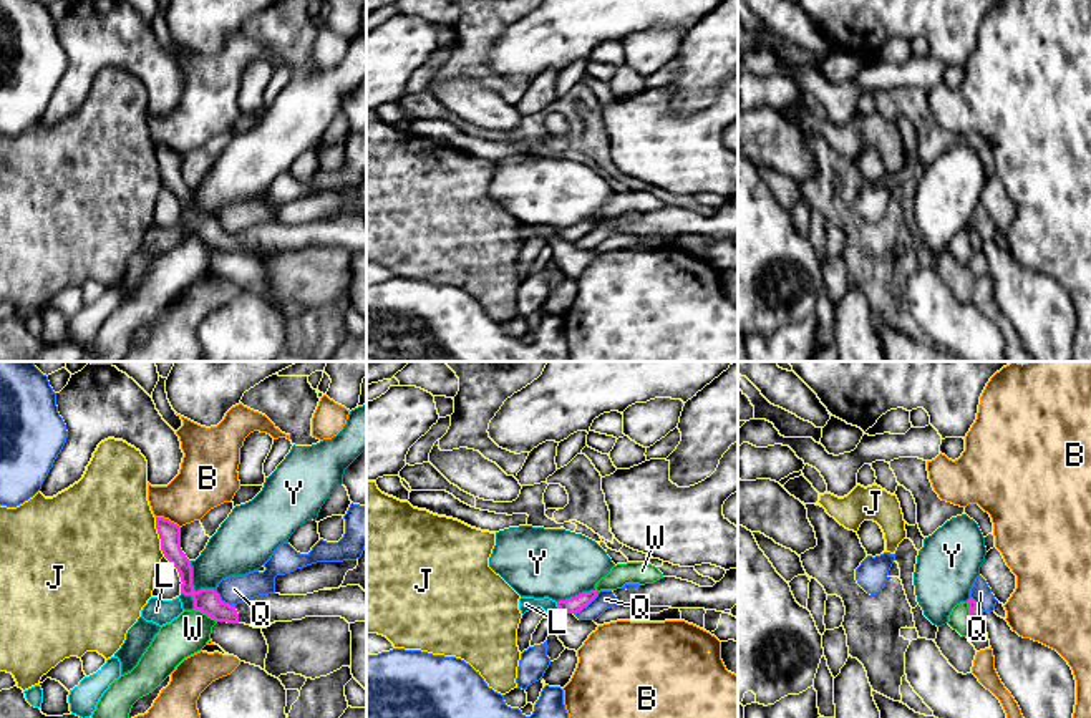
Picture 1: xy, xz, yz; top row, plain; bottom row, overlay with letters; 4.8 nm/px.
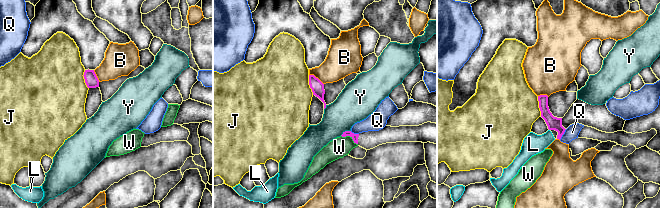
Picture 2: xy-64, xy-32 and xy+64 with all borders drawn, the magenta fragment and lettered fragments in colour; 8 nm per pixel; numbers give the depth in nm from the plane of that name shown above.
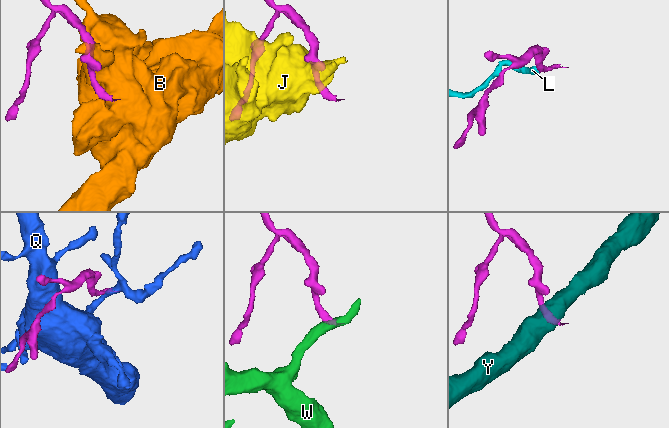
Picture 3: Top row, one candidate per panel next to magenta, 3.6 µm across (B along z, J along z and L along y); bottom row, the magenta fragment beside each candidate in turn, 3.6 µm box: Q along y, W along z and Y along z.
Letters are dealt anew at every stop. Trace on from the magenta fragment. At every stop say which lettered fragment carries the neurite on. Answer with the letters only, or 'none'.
none

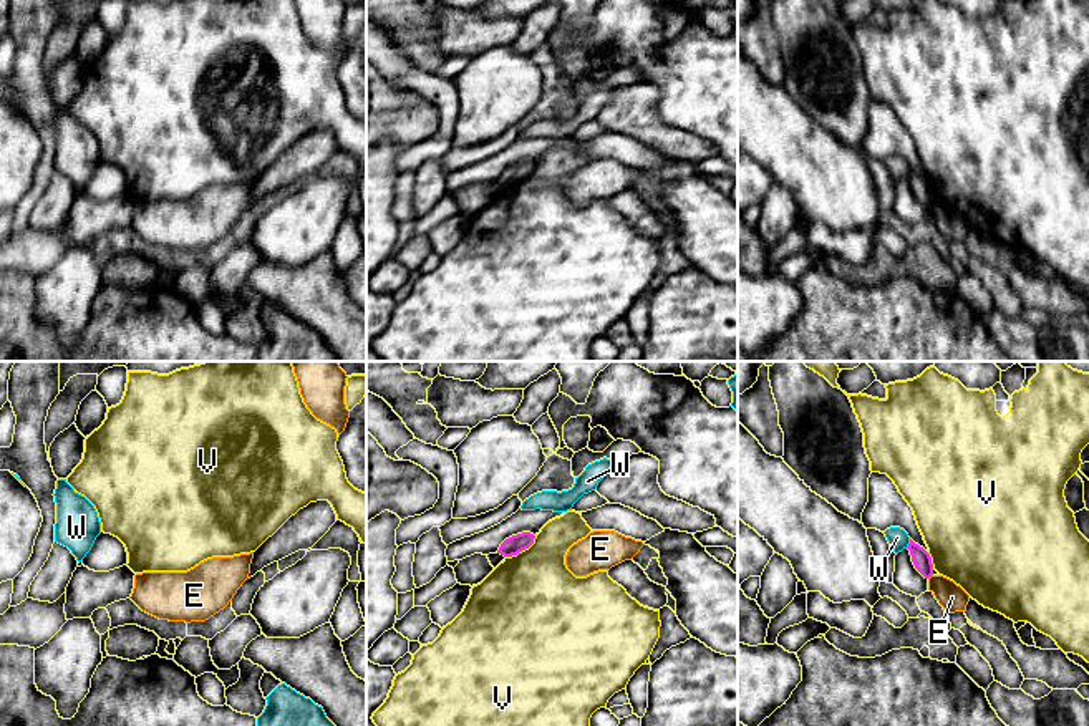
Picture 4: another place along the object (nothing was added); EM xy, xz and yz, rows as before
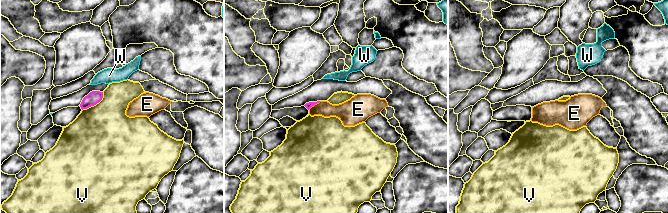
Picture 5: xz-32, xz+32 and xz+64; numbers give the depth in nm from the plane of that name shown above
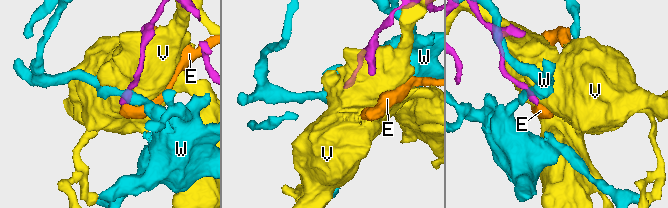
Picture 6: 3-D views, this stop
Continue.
none

